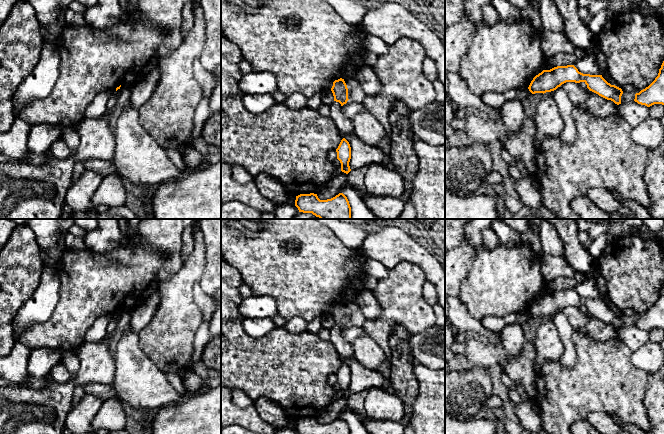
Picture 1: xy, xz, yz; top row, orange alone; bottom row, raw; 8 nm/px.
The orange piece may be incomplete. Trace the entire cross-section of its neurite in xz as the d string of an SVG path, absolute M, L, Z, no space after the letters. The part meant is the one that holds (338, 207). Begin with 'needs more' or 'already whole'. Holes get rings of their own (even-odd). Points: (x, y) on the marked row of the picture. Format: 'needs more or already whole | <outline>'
already whole | M314 193L300 194L295 206L299 212L312 213L320 219L351 219L351 207L343 193L327 200L320 200Z

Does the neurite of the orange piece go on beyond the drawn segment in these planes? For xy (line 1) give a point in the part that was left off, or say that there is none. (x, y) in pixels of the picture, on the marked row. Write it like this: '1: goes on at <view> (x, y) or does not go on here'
1: does not go on here

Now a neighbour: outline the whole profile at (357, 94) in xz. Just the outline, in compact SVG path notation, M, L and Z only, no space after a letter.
M357 86L353 89L348 90L349 101L356 103L363 103L366 93L361 86Z

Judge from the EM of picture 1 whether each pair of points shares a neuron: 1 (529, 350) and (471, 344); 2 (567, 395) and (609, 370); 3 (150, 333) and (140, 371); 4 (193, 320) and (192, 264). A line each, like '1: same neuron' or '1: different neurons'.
1: same neuron
2: same neuron
3: different neurons
4: same neuron

